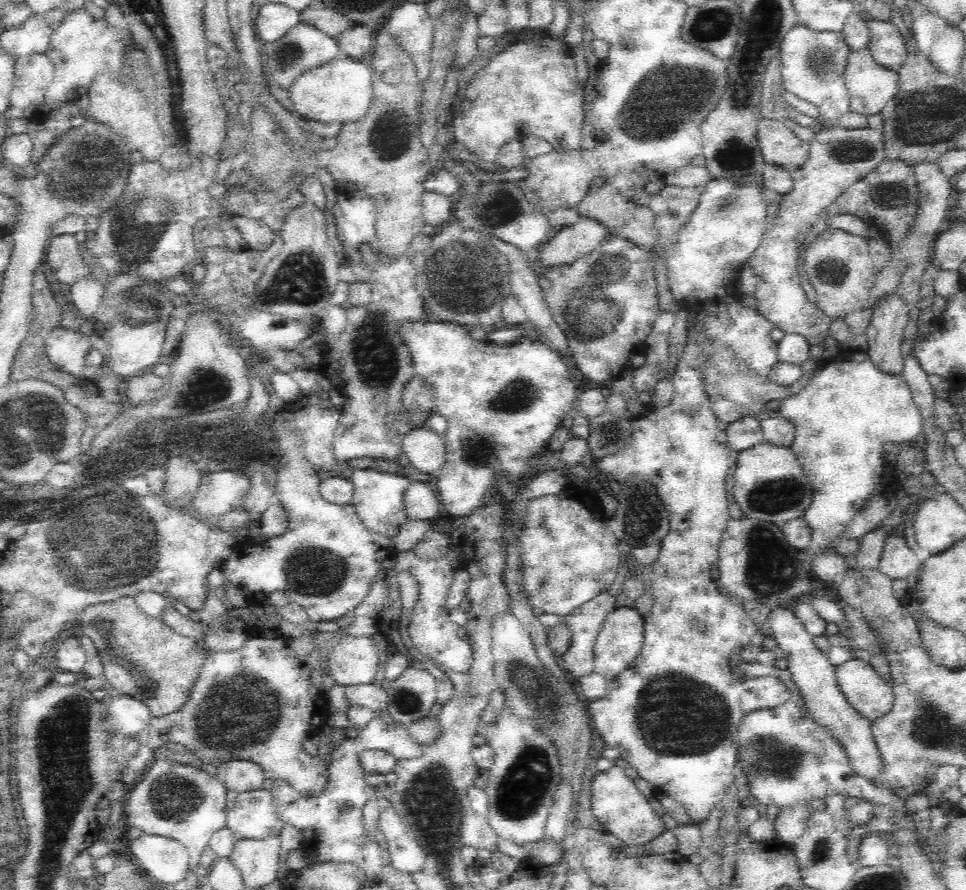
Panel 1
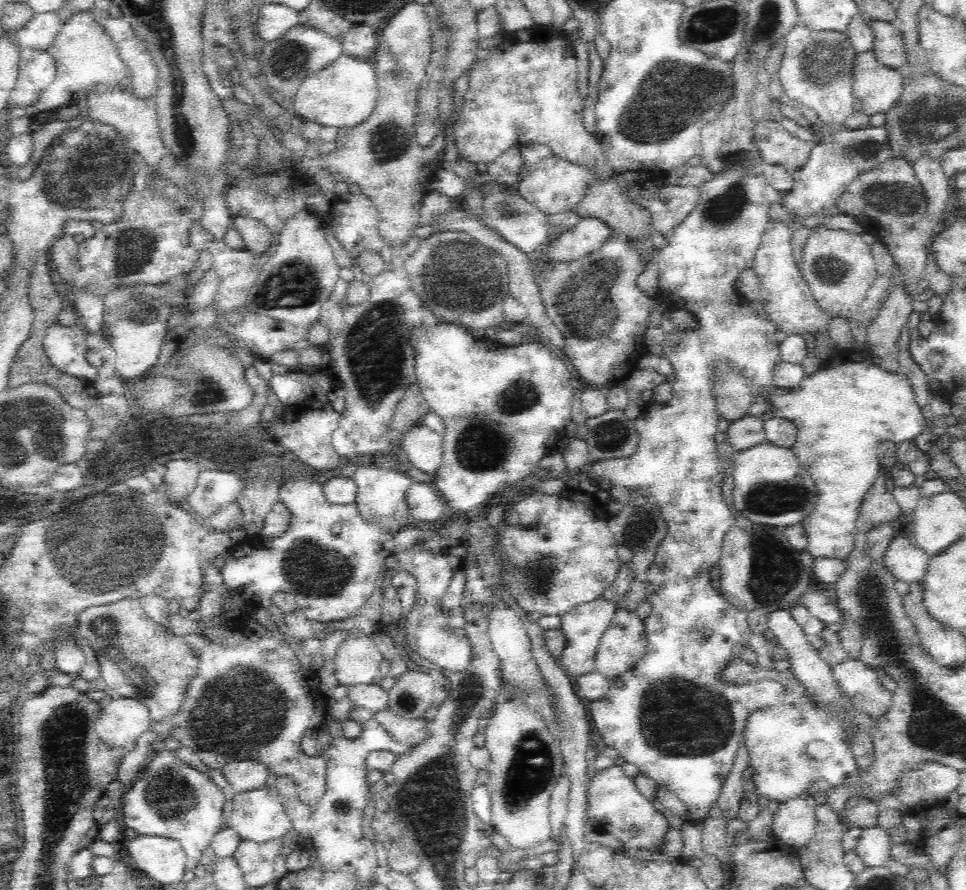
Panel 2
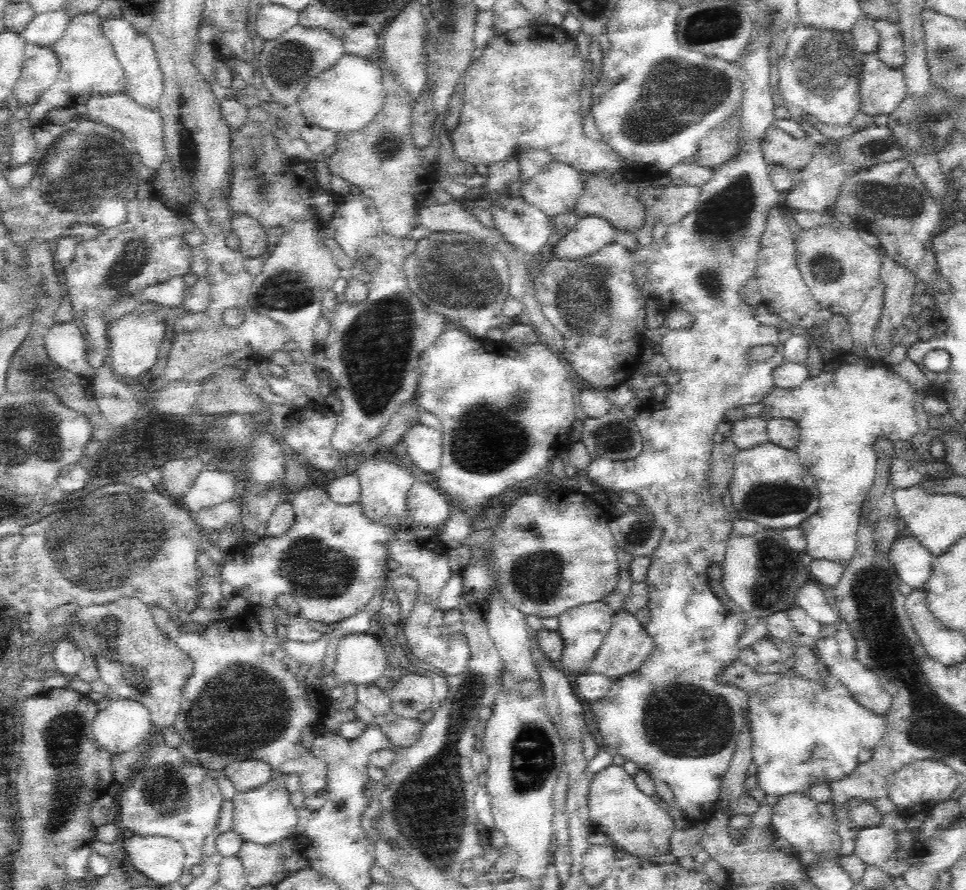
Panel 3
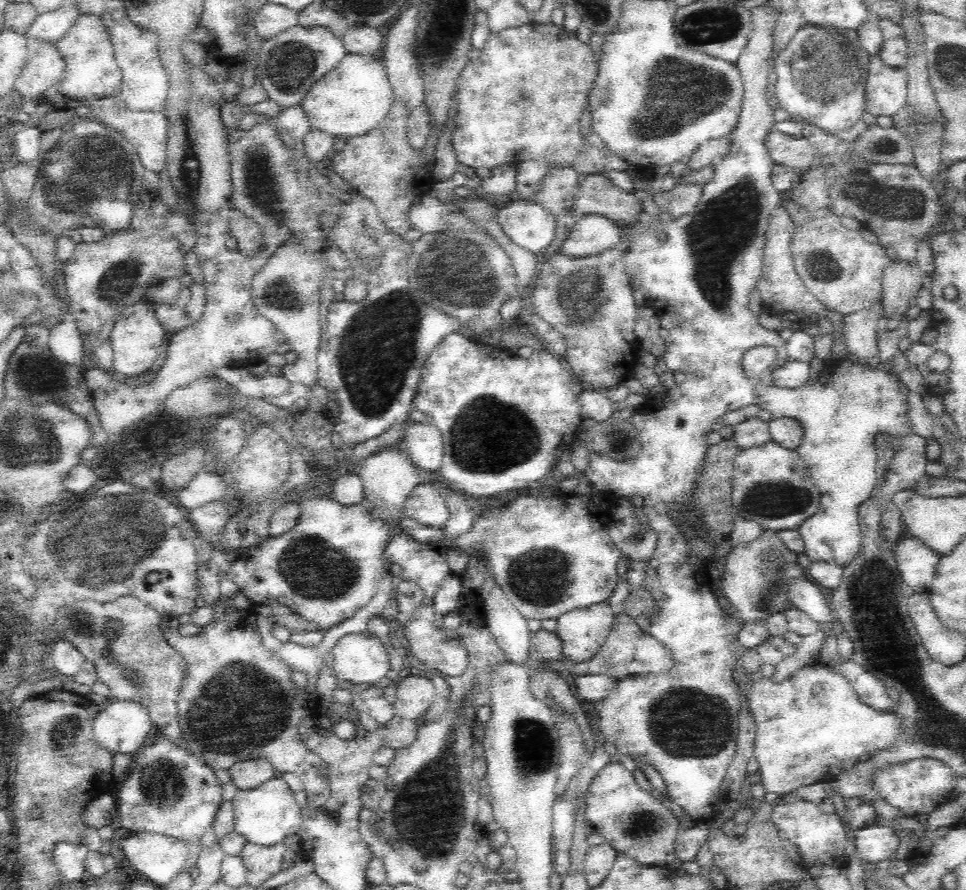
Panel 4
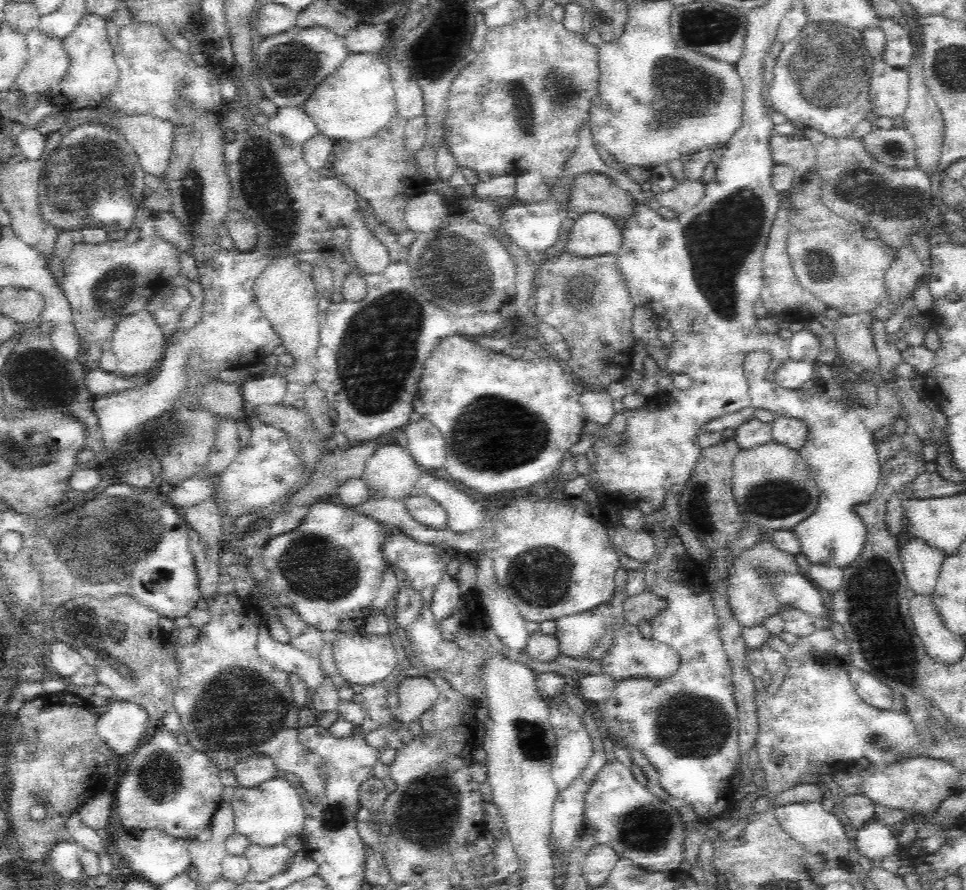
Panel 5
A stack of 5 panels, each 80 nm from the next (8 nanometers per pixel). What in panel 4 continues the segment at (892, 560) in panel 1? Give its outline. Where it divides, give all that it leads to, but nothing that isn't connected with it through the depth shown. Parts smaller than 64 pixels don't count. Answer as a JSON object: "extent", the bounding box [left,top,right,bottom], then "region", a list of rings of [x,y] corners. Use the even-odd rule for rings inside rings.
{"extent":[893,537,941,593],"region":[[[916,537],[898,540],[893,551],[904,585],[910,586],[914,593],[928,592],[941,556]]]}

